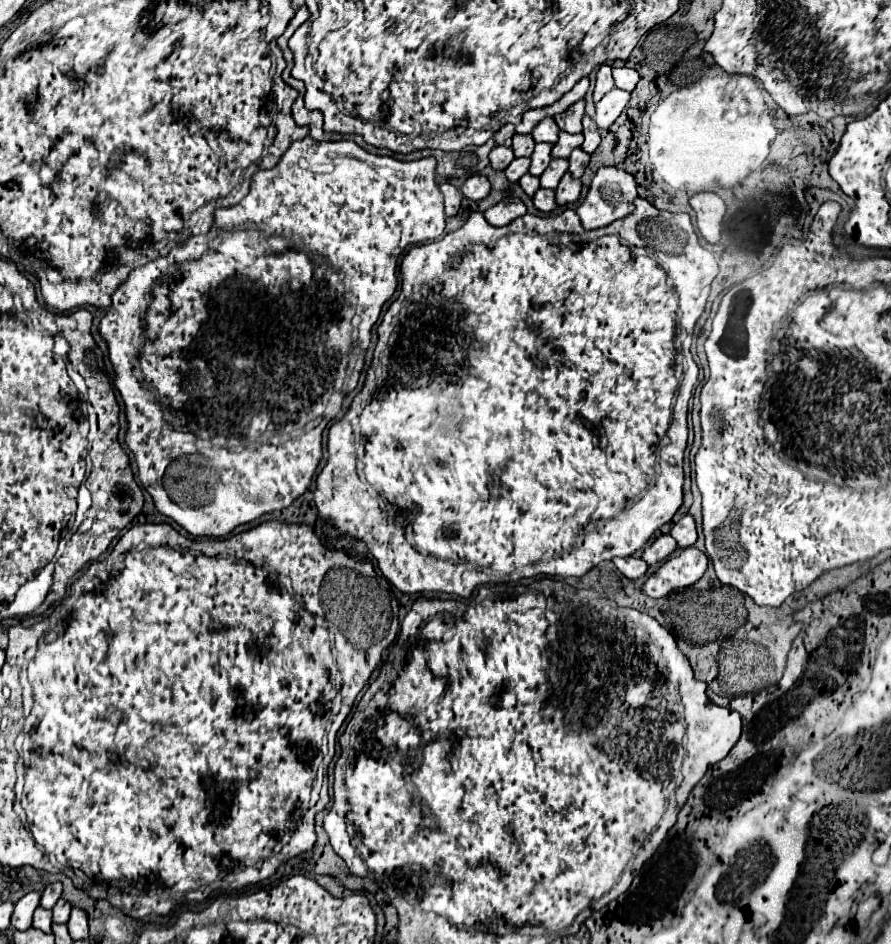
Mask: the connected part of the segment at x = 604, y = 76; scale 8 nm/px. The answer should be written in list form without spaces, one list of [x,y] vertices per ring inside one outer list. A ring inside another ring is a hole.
[[[602,64],[598,68],[596,82],[594,82],[594,102],[598,102],[612,88],[614,88],[614,84],[612,84],[612,68],[608,64]]]

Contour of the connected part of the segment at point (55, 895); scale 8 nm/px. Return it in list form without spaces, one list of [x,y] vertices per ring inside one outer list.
[[[54,882],[54,884],[48,884],[42,892],[42,898],[40,898],[40,906],[44,908],[52,908],[56,904],[56,900],[60,898],[62,894],[62,884],[60,882]]]

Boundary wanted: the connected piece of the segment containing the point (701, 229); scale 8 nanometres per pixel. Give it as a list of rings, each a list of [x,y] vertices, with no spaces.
[[[702,192],[690,198],[690,206],[696,212],[696,230],[702,236],[702,240],[706,240],[708,244],[716,244],[724,228],[724,200],[714,192]]]

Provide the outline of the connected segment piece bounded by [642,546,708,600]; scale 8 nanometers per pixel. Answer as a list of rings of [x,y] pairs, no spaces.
[[[694,546],[682,550],[680,556],[668,558],[644,584],[642,592],[648,598],[664,598],[674,590],[684,590],[698,582],[708,566],[708,558],[704,552],[696,550]]]

